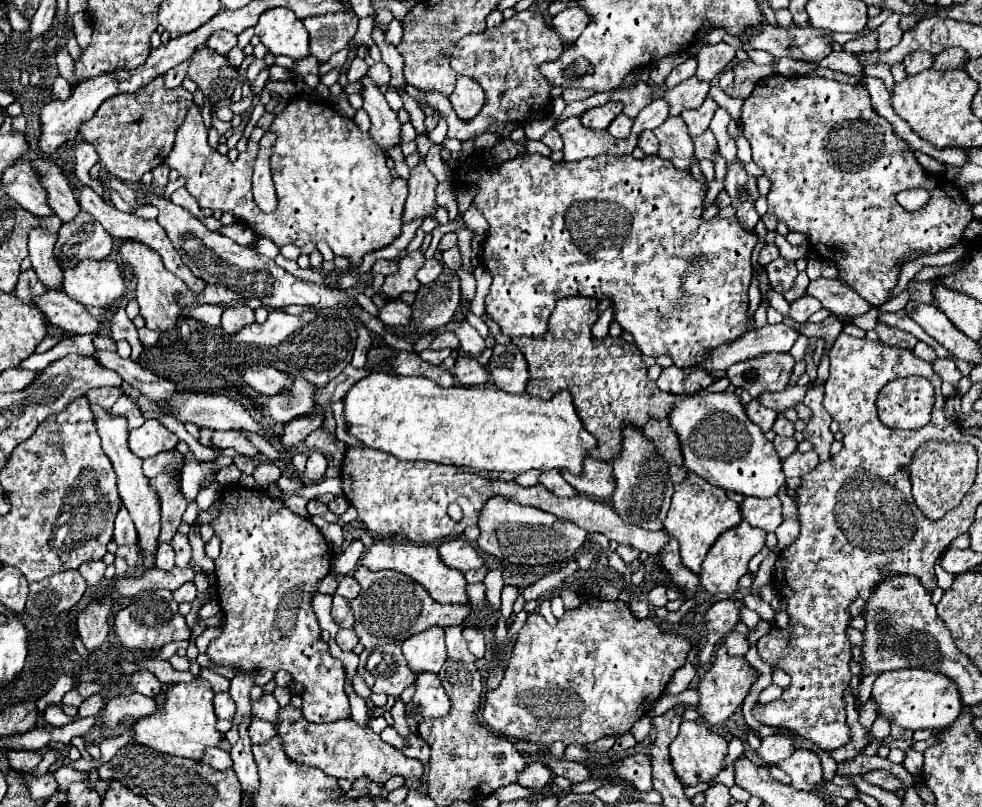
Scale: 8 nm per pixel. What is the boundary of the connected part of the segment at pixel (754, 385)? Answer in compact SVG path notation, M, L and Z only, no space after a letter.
M763 354L751 360L737 362L727 370L727 378L735 388L747 390L751 400L763 392L781 392L787 388L795 360L791 354Z

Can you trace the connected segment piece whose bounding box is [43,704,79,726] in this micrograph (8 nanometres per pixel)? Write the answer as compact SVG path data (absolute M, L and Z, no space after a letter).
M49 705L43 713L44 719L46 719L48 724L52 724L55 726L65 725L73 720L78 720L79 715L77 714L74 717L67 716L63 710L61 705Z

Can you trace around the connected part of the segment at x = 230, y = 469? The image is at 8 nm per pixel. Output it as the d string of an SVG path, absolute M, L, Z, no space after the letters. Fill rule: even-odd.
M231 464L231 466L227 466L227 468L221 468L221 470L217 472L217 484L219 484L219 486L235 484L235 482L239 482L239 478L241 478L241 470L239 470L235 464Z

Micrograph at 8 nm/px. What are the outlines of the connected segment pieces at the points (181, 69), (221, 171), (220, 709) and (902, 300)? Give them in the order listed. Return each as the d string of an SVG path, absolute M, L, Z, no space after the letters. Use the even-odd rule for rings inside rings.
M181 62L179 66L171 68L171 70L165 74L165 86L169 86L169 88L179 88L181 82L185 80L185 76L187 76L187 62Z
M295 98L285 106L283 112L279 112L279 122L273 122L269 130L273 130L273 126L277 142L273 146L271 172L277 192L277 208L271 214L265 214L257 208L251 192L251 174L259 150L259 140L265 136L265 130L261 128L253 130L247 152L239 154L239 158L231 164L227 156L221 156L207 144L207 128L203 126L201 110L197 106L191 106L185 122L177 130L175 146L165 162L169 164L169 168L175 168L183 178L187 178L185 188L201 208L233 212L233 216L245 222L257 236L269 236L279 248L285 244L295 244L301 248L307 242L325 240L335 256L343 256L351 262L351 266L359 266L367 252L389 246L401 234L407 182L403 178L391 176L385 164L387 154L383 154L383 150L375 150L375 142L371 142L371 138L367 138L367 134L361 132L351 118L341 116L329 104Z
M229 692L215 694L215 714L217 718L233 718L235 716L235 702Z
M903 289L895 298L883 304L879 309L879 314L884 312L897 312L905 308L907 302L910 300L907 289Z

